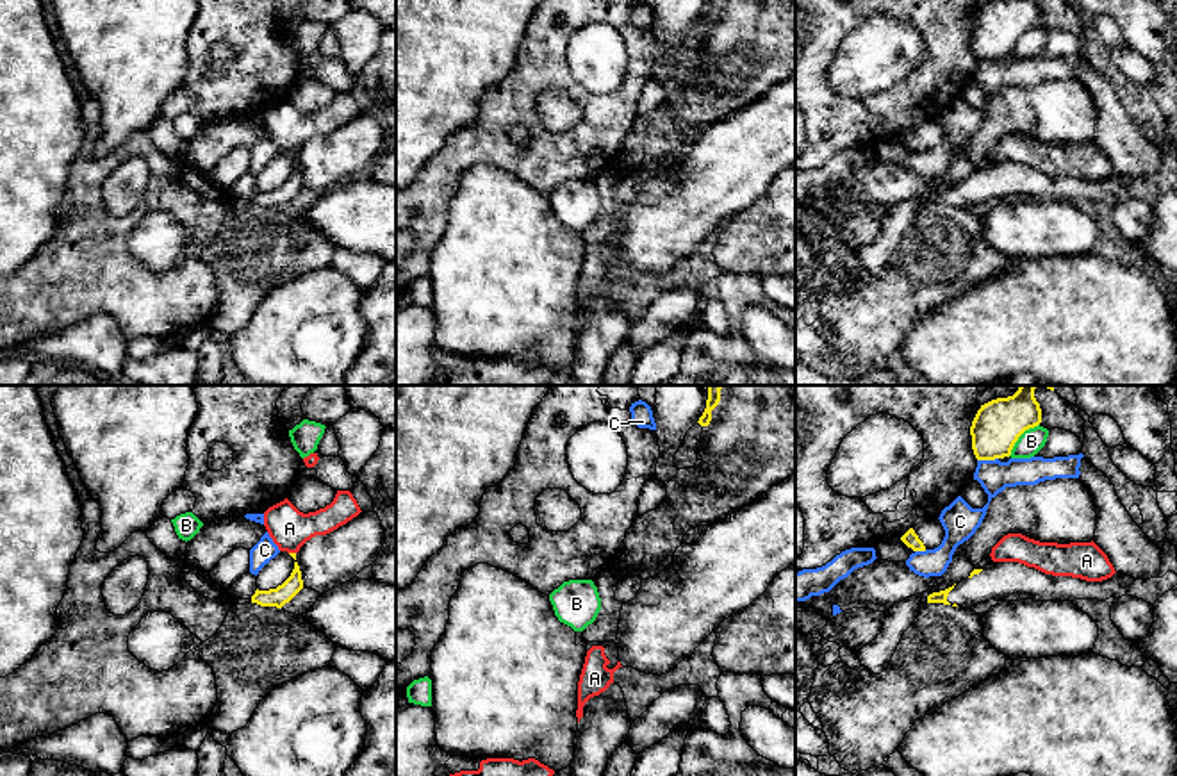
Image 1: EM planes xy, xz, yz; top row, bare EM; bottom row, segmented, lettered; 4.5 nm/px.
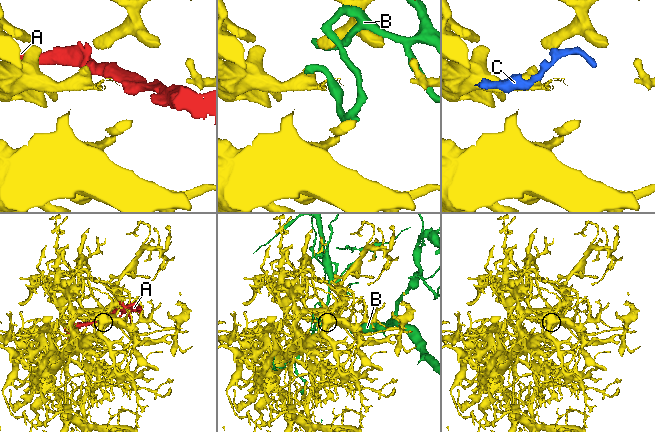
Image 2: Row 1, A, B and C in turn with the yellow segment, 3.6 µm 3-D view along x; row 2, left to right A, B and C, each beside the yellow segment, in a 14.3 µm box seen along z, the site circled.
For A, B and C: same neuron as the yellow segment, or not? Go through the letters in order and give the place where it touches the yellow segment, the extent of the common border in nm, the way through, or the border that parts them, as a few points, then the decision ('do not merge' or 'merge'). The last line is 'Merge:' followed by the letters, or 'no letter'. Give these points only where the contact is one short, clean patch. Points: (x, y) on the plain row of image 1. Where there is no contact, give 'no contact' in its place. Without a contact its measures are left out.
A: meets yellow in xy at (293, 154); contact 30 nm long; do not merge
B: meets yellow in yz at (1019, 36); contact 200 nm long; do not merge
C: meets yellow in yz at (987, 59); contact 100 nm long; do not merge
Merge: no letter

